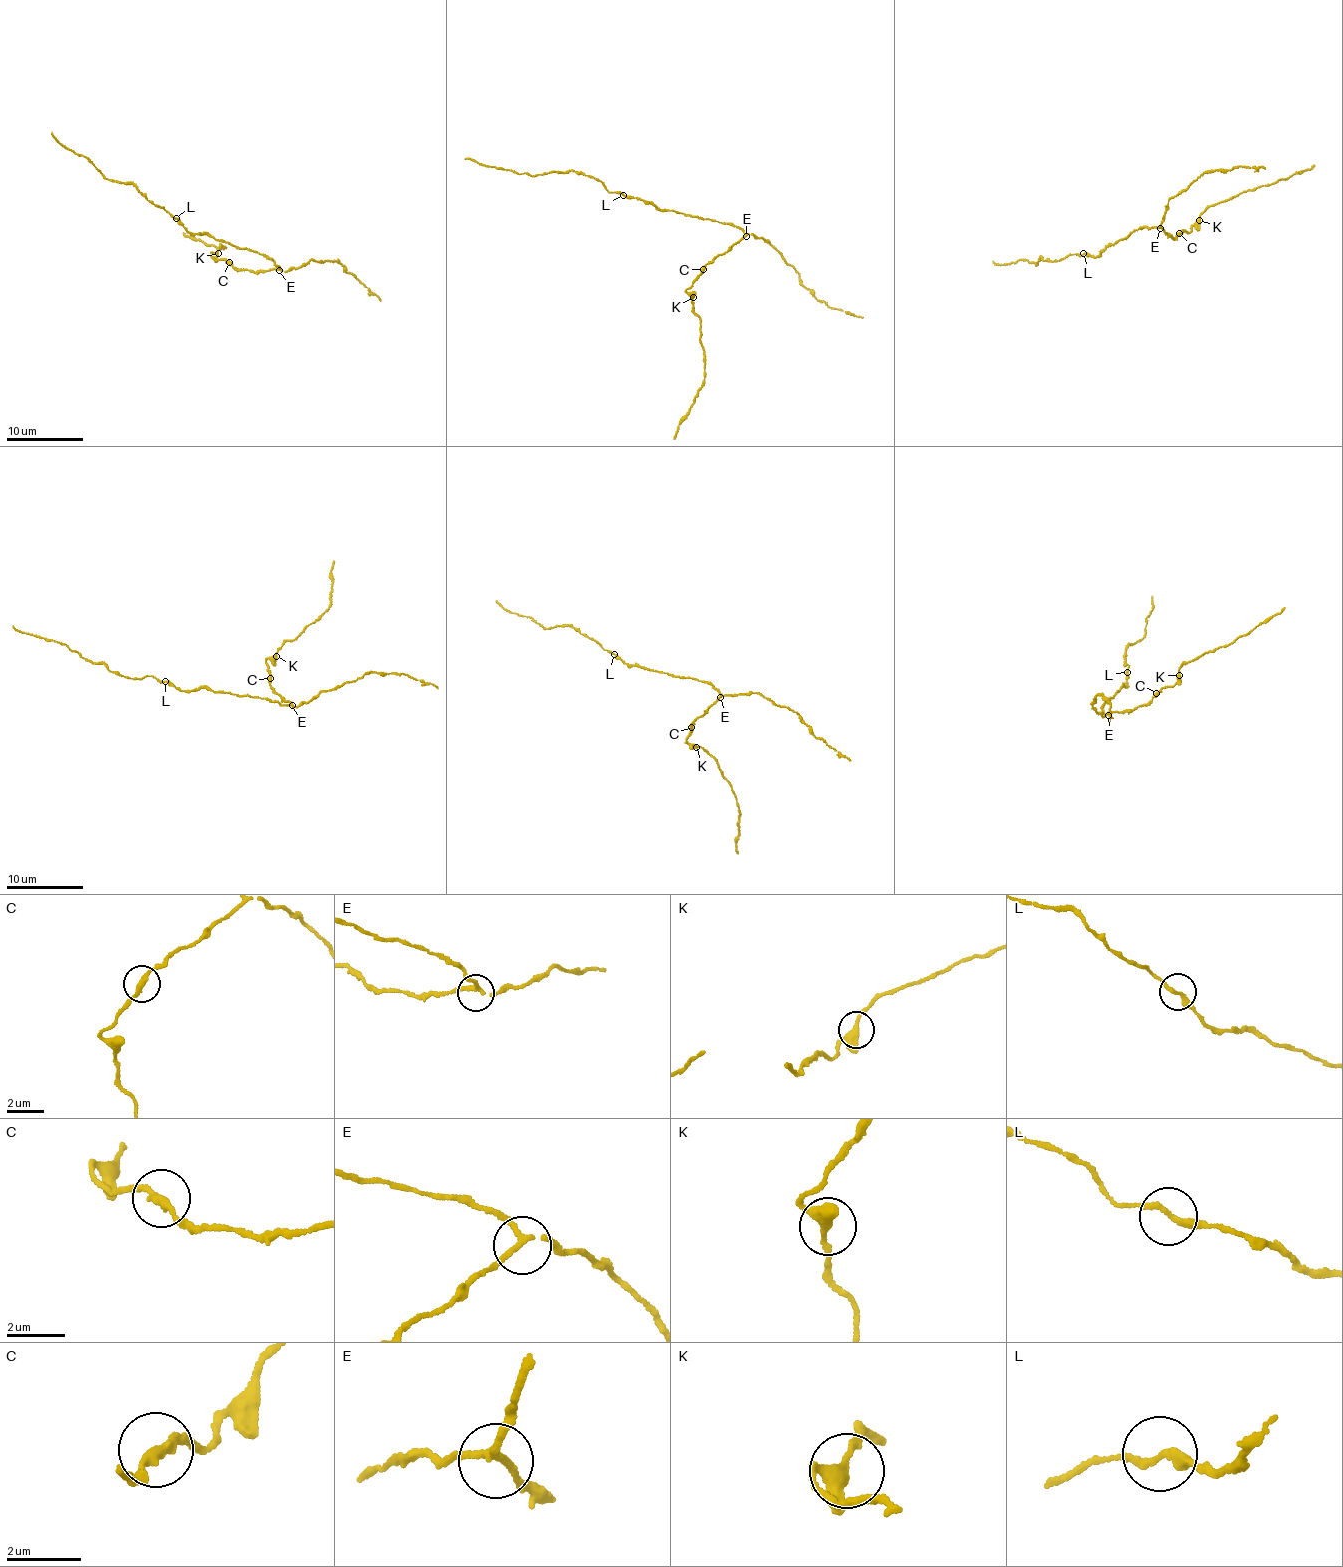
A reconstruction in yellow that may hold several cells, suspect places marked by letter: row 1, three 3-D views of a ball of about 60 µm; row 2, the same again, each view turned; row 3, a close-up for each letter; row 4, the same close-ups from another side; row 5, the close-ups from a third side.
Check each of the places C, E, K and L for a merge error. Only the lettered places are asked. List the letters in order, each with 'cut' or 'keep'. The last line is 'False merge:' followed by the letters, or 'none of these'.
C: keep
E: keep
K: keep
L: keep
False merge: none of these

